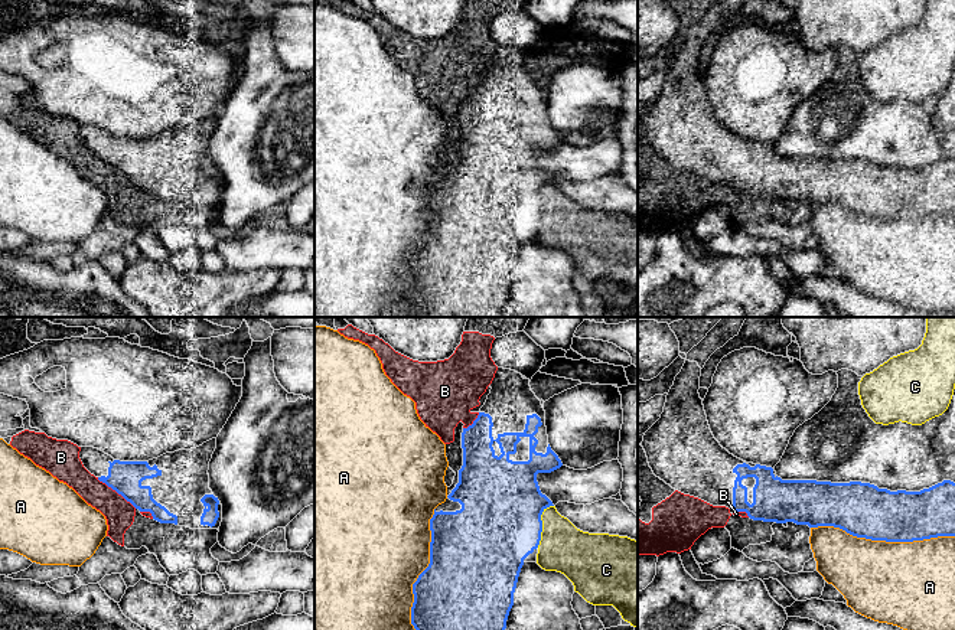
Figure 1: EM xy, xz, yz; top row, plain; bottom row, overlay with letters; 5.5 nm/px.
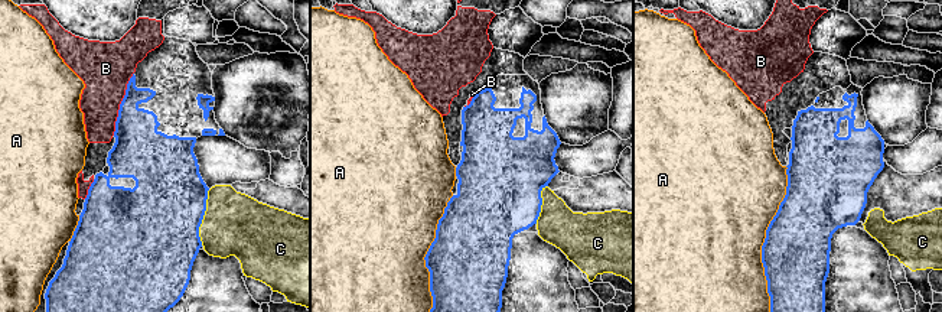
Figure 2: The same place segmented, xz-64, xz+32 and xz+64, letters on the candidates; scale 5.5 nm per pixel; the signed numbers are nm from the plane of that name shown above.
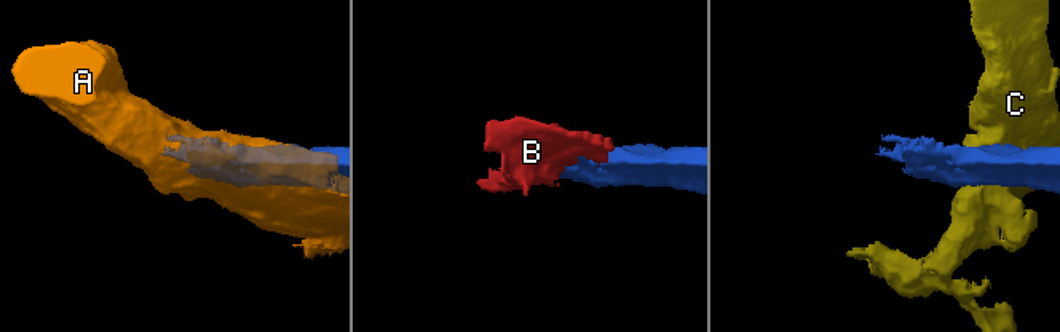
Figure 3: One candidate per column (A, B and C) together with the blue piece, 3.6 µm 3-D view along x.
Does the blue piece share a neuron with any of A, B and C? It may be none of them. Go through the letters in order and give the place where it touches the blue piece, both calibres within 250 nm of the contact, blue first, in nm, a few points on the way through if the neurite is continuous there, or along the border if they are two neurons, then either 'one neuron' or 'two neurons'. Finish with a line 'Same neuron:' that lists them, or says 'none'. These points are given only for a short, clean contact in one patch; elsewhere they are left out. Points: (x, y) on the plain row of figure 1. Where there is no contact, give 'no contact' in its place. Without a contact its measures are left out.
A: contact yz (883, 216); calibres 300 and 460 nm; two neurons
B: contact xy (117, 169); calibres 180 and 160 nm; two neurons
C: contact xz (541, 202); calibres 460 and 260 nm; two neurons
Same neuron: none

